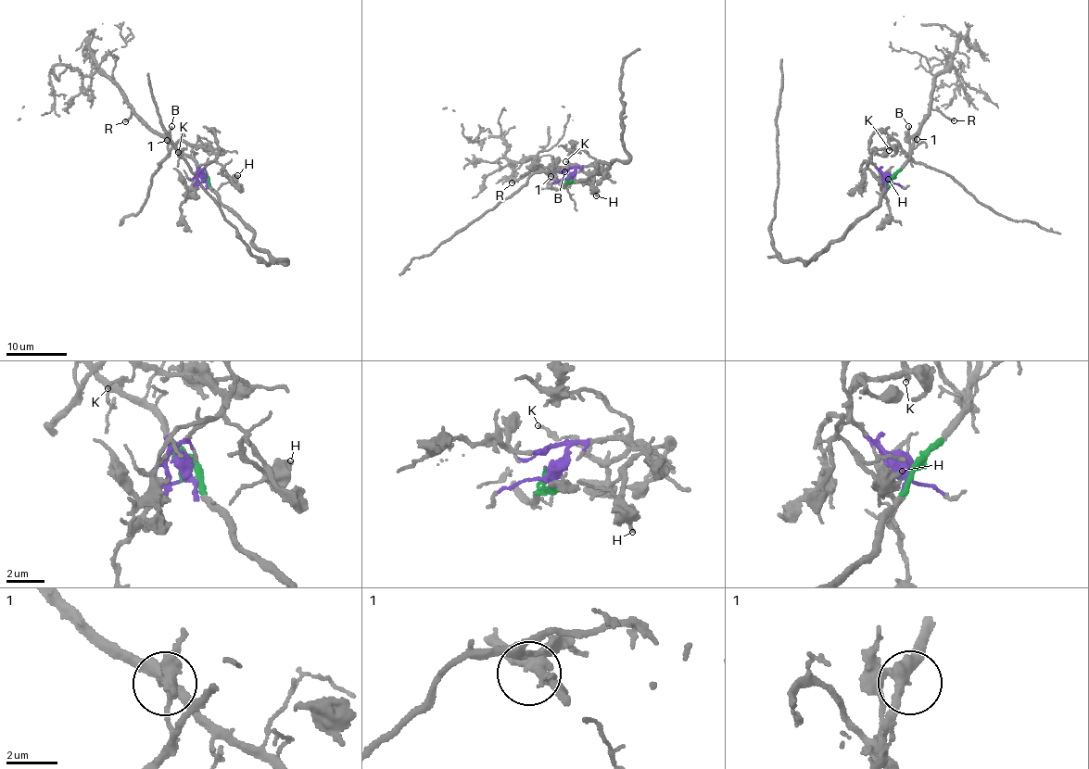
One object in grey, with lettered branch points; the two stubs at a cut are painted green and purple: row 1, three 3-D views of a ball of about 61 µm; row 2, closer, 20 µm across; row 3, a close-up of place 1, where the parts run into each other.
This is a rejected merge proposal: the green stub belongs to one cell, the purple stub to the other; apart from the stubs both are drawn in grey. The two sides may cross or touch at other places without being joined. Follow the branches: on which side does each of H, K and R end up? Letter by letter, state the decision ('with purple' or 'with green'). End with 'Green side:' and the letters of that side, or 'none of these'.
H: with purple
K: with purple
R: with green
Green side: R

